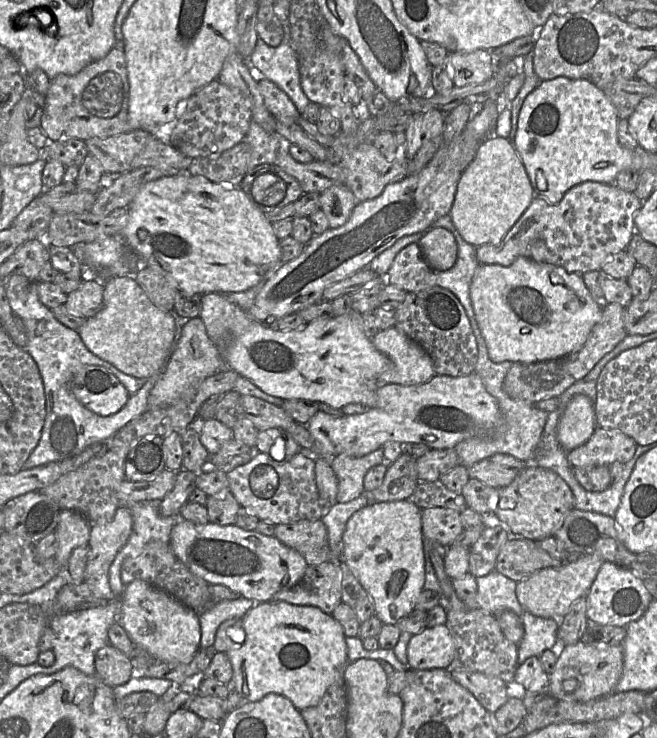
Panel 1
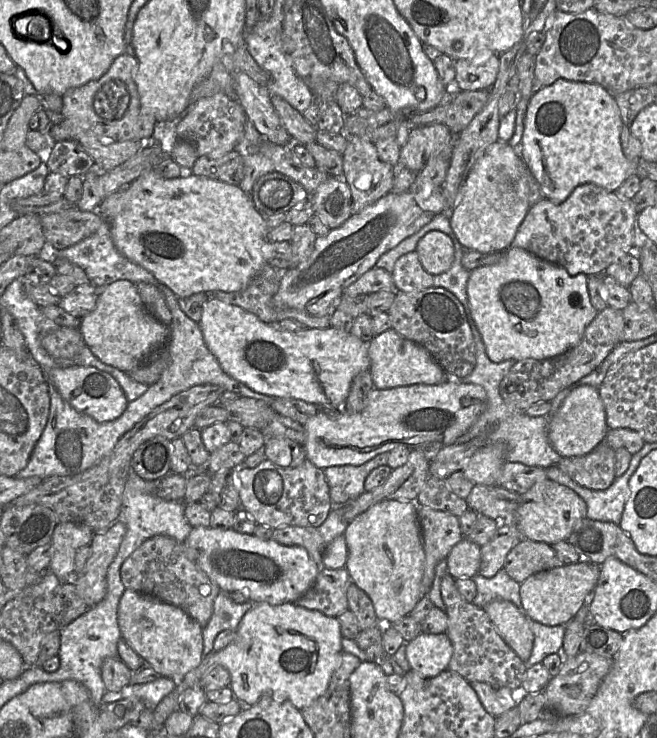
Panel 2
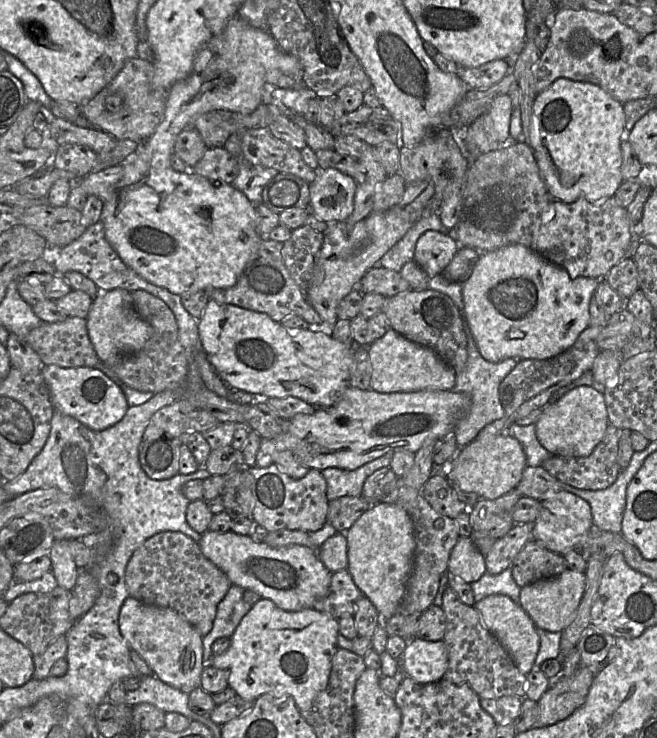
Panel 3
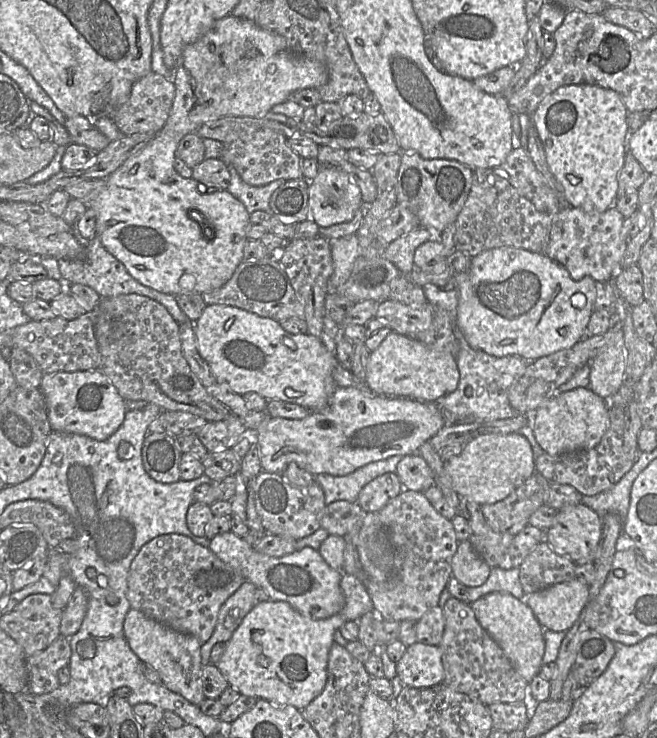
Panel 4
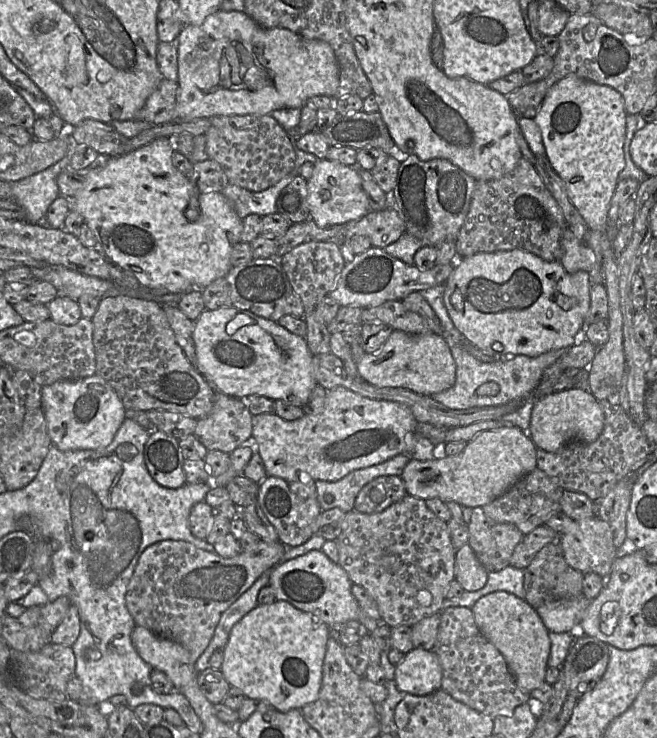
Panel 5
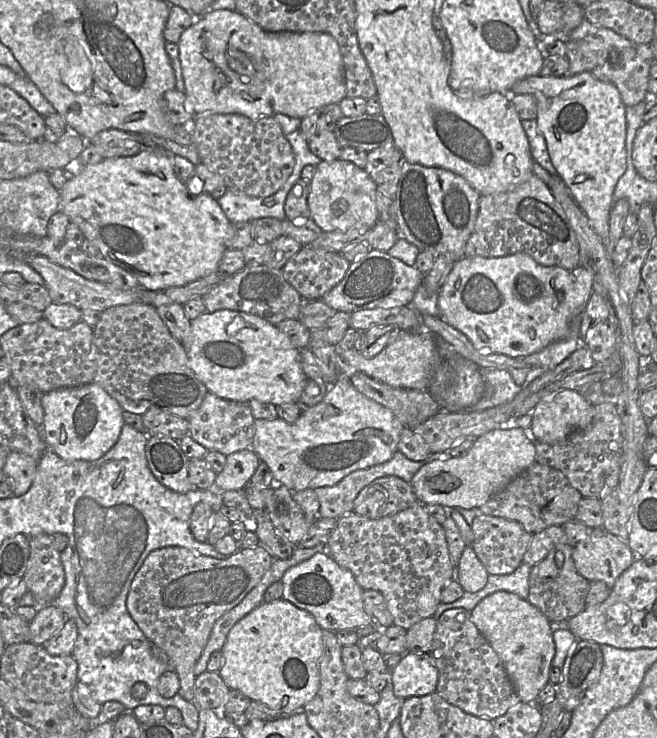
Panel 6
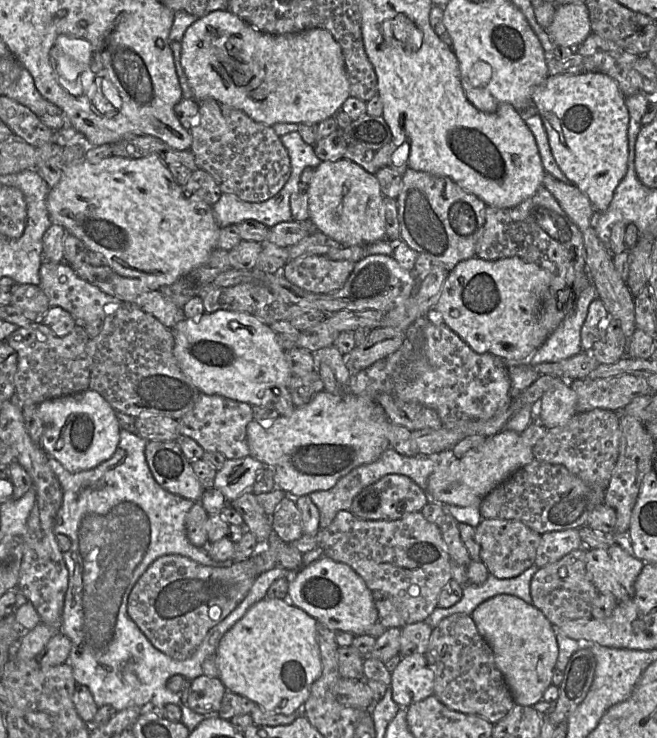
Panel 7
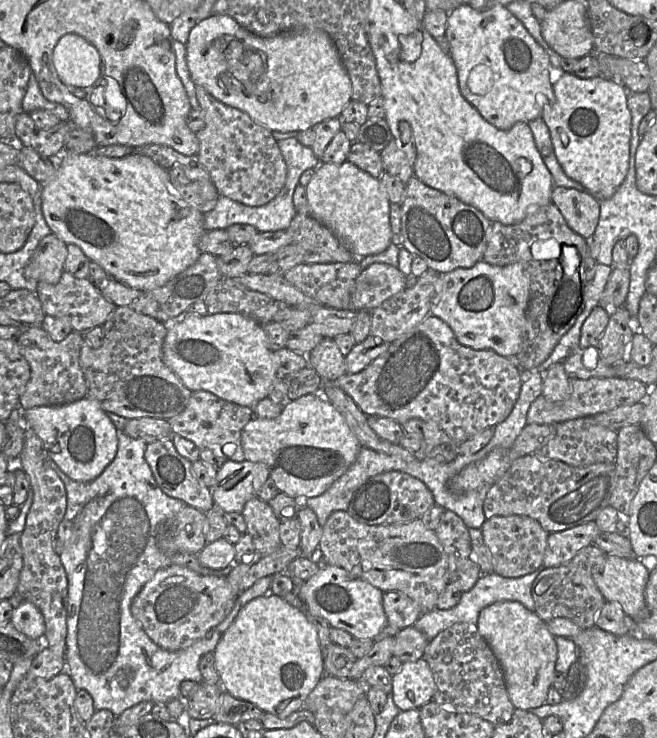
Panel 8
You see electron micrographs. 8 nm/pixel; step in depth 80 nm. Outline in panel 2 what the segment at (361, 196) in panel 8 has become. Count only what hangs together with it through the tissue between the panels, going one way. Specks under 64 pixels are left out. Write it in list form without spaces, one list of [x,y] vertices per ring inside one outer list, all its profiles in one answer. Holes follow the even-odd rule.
[[[329,177],[310,194],[314,213],[329,229],[341,226],[352,215],[352,195],[342,177]]]

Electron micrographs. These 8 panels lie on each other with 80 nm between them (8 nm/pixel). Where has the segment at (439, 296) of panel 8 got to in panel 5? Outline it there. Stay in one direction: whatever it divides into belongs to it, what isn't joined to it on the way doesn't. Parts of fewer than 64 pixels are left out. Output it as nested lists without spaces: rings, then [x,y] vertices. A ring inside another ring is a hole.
[[[521,249],[478,253],[458,258],[444,287],[444,304],[455,327],[490,356],[536,357],[552,350],[569,349],[586,339],[585,319],[590,309],[592,278],[585,271],[568,273],[559,261],[548,262]]]

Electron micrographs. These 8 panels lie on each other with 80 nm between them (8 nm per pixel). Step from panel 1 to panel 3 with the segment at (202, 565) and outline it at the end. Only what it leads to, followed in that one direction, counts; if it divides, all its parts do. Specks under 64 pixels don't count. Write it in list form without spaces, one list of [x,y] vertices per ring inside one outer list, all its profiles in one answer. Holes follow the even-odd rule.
[[[207,530],[201,535],[198,545],[203,555],[227,575],[232,585],[253,590],[284,610],[313,608],[329,592],[332,572],[322,563],[317,551],[307,546],[271,547],[265,542],[253,541],[249,535],[231,530]]]

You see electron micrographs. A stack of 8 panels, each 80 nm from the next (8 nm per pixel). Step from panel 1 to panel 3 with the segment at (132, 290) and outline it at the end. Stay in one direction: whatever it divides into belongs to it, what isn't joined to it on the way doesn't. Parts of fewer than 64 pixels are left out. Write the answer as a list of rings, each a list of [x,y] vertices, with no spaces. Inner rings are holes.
[[[98,287],[97,291],[97,296],[85,318],[87,330],[100,362],[111,367],[118,362],[120,355],[142,349],[154,331],[152,326],[136,312],[132,292],[120,288],[104,291]]]

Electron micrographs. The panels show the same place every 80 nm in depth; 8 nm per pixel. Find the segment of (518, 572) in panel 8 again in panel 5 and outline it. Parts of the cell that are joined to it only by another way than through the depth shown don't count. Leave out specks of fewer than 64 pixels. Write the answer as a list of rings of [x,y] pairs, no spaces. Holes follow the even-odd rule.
[[[474,507],[468,525],[468,543],[489,572],[510,566],[515,547],[524,534],[513,524],[488,518],[481,507]]]

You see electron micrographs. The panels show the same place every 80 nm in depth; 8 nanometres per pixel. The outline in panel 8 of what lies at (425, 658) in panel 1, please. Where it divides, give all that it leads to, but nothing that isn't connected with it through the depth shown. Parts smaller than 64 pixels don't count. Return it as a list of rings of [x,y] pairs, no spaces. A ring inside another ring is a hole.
[[[424,658],[403,662],[392,683],[393,700],[401,711],[420,709],[436,692],[433,672]]]

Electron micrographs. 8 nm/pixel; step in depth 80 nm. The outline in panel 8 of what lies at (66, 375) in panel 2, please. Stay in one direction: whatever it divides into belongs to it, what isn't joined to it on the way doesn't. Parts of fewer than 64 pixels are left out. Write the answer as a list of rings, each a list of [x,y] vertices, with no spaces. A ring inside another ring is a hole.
[[[84,397],[60,406],[38,406],[25,410],[27,425],[35,430],[49,458],[71,479],[90,482],[114,460],[118,449],[117,428],[99,402]]]

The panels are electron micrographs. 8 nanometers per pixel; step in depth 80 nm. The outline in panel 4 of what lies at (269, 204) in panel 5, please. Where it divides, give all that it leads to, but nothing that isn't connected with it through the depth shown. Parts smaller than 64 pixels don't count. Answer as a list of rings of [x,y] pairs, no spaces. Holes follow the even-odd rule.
[[[229,167],[229,171],[230,181],[226,190],[243,203],[249,214],[255,211],[270,212],[272,194],[286,182],[278,179],[264,186],[251,186],[241,179],[233,167]]]

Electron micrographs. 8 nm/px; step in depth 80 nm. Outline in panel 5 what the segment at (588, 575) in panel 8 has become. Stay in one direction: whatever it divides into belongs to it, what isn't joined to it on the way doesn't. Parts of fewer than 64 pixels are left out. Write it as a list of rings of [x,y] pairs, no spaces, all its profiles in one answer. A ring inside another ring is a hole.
[[[558,540],[547,544],[524,569],[525,600],[537,609],[549,601],[576,598],[583,594],[583,576],[583,573],[567,563]]]

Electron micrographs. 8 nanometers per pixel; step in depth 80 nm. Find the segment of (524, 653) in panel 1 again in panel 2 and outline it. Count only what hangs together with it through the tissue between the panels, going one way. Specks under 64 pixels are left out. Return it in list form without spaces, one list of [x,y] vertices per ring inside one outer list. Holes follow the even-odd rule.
[[[527,617],[527,621],[534,635],[534,644],[530,658],[525,662],[526,668],[537,663],[542,663],[546,656],[557,653],[563,647],[566,626],[548,626],[529,617]]]

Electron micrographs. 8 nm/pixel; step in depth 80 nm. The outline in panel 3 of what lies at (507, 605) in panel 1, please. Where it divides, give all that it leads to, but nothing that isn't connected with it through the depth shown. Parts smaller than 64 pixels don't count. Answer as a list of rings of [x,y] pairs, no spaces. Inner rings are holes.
[[[507,568],[496,575],[486,572],[479,580],[470,584],[475,602],[489,595],[501,594],[510,597],[515,603],[520,604],[521,587],[515,582],[511,568]]]

